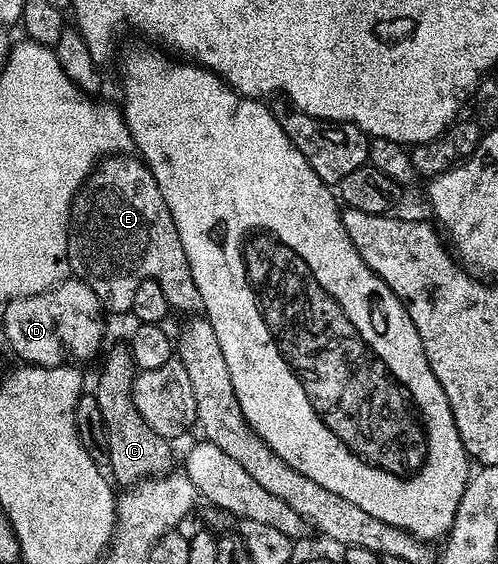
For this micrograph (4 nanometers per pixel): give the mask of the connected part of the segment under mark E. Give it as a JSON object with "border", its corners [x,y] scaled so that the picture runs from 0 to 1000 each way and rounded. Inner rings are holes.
{"border":[[[221,275],[199,284],[189,305],[149,344],[137,404],[143,411],[137,424],[143,486],[155,496],[171,498],[177,509],[185,509],[185,516],[193,516],[207,550],[259,557],[265,523],[273,523],[281,495],[321,502],[343,550],[376,548],[376,557],[382,559],[404,550],[402,516],[394,516],[394,502],[378,473],[378,452],[369,452],[369,438],[361,433],[361,417],[353,417],[345,374],[337,374],[337,360],[329,360],[329,346],[321,346],[321,332],[301,309],[301,300],[275,277]]]}

